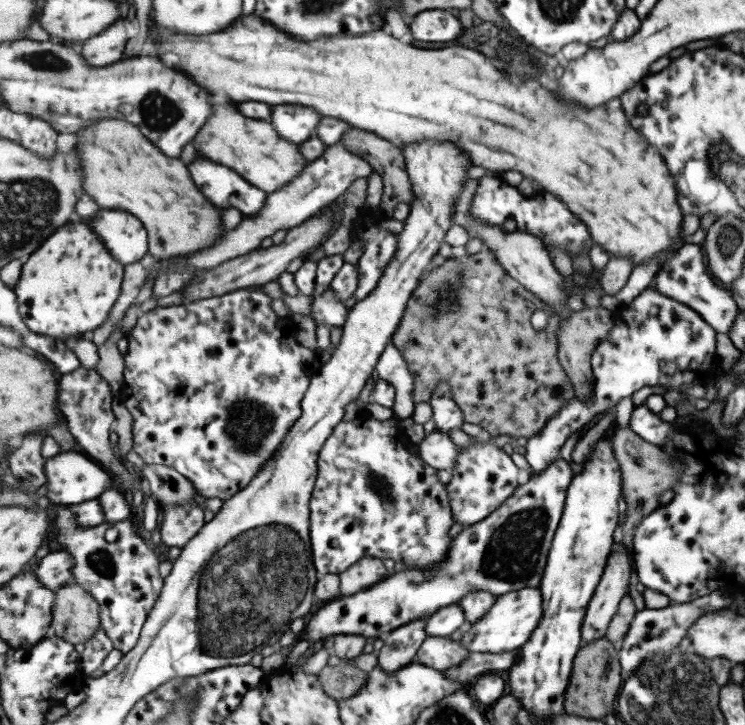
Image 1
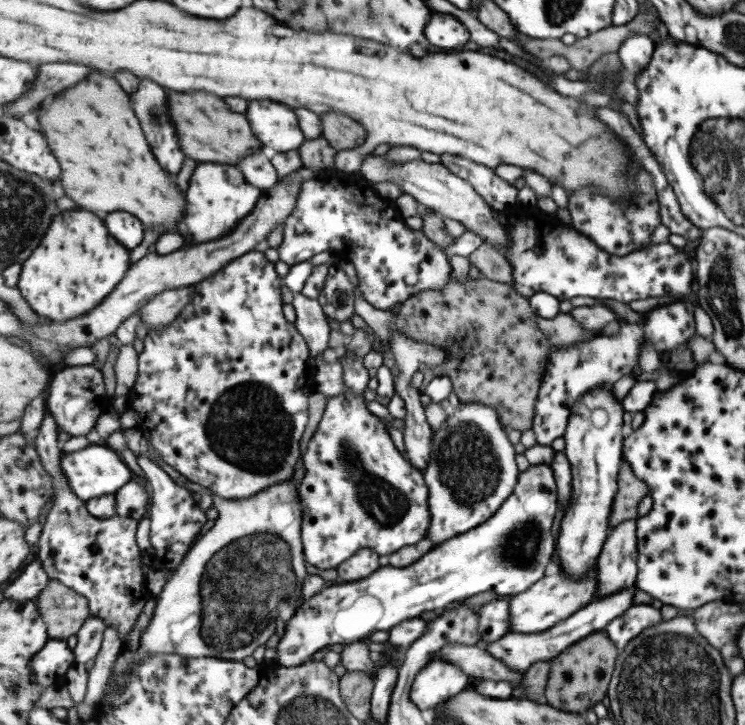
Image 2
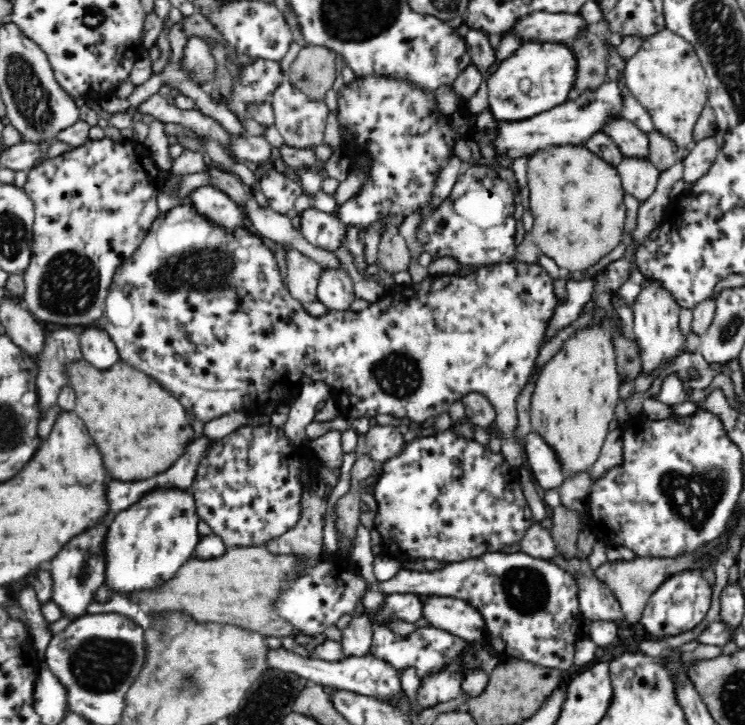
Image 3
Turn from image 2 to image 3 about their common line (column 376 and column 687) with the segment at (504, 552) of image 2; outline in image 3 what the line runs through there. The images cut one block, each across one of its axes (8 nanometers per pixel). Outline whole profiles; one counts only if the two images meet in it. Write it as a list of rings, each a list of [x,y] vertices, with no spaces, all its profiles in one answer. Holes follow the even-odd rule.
[[[701,571],[681,572],[665,581],[652,594],[642,619],[640,620],[647,634],[657,638],[674,637],[696,628],[706,618],[712,604],[713,590],[703,578]]]

